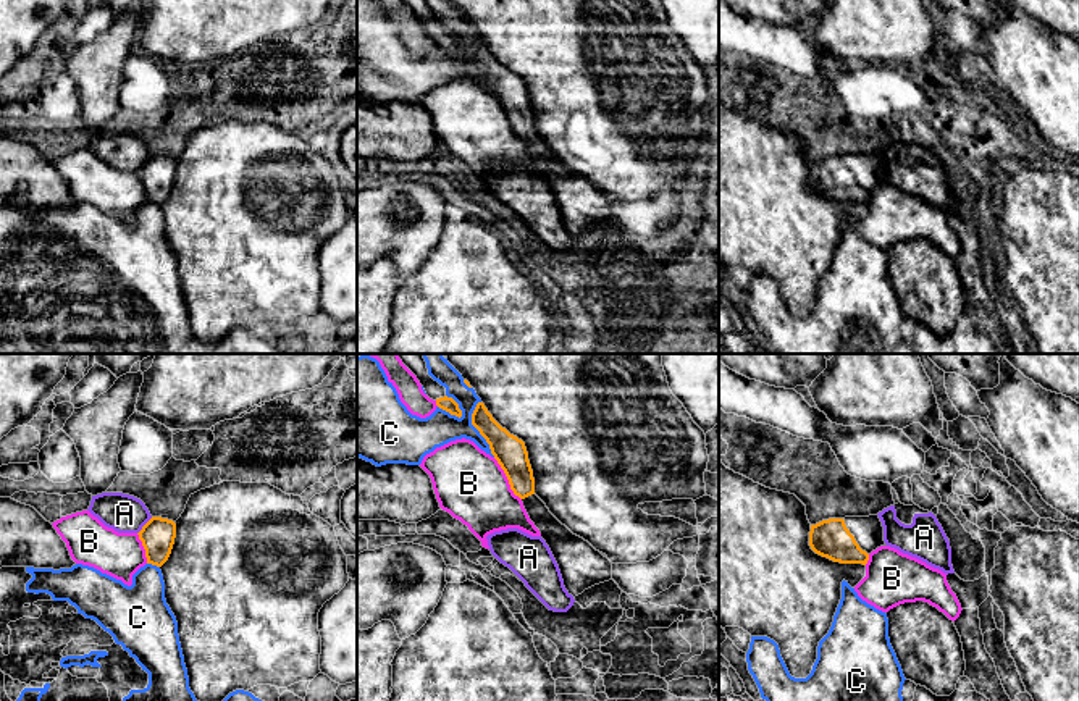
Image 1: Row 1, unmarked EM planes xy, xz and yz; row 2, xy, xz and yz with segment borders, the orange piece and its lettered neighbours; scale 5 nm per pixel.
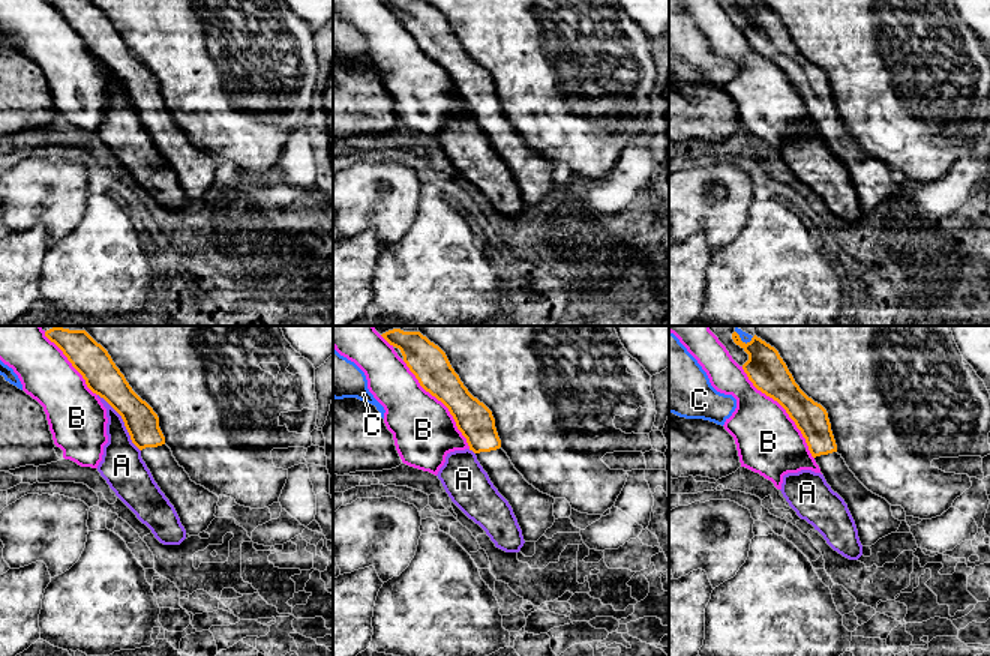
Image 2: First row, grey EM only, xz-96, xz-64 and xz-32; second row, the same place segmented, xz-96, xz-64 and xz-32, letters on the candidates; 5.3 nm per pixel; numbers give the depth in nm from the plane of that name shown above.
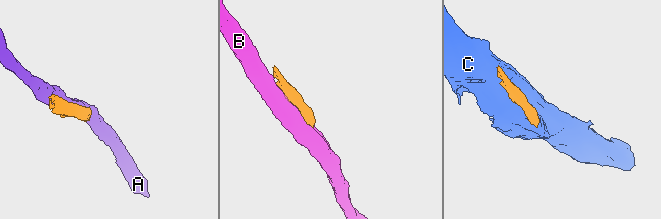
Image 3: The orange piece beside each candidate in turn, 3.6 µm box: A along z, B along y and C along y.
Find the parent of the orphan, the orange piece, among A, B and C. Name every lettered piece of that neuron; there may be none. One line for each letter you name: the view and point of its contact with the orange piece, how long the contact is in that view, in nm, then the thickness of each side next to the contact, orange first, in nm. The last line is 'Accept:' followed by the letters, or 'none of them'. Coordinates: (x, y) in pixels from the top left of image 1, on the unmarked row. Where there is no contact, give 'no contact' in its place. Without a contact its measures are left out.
Accept: none of them

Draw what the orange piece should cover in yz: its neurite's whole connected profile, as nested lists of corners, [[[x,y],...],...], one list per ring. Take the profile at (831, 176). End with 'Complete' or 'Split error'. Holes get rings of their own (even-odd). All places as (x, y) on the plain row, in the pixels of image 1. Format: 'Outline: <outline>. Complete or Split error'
Outline: [[[879,153],[829,157],[811,163],[811,187],[840,202],[863,202],[884,179],[884,165]]]. Split error

